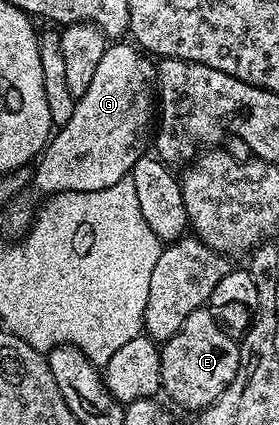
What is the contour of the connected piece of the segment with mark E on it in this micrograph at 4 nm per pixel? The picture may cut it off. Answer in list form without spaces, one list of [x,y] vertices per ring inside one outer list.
[[[207,307],[193,311],[193,315],[181,323],[181,331],[162,342],[159,350],[162,392],[167,392],[168,402],[176,401],[183,409],[208,409],[225,391],[225,387],[233,383],[233,375],[237,375],[239,341],[223,333],[218,319],[210,311]]]

